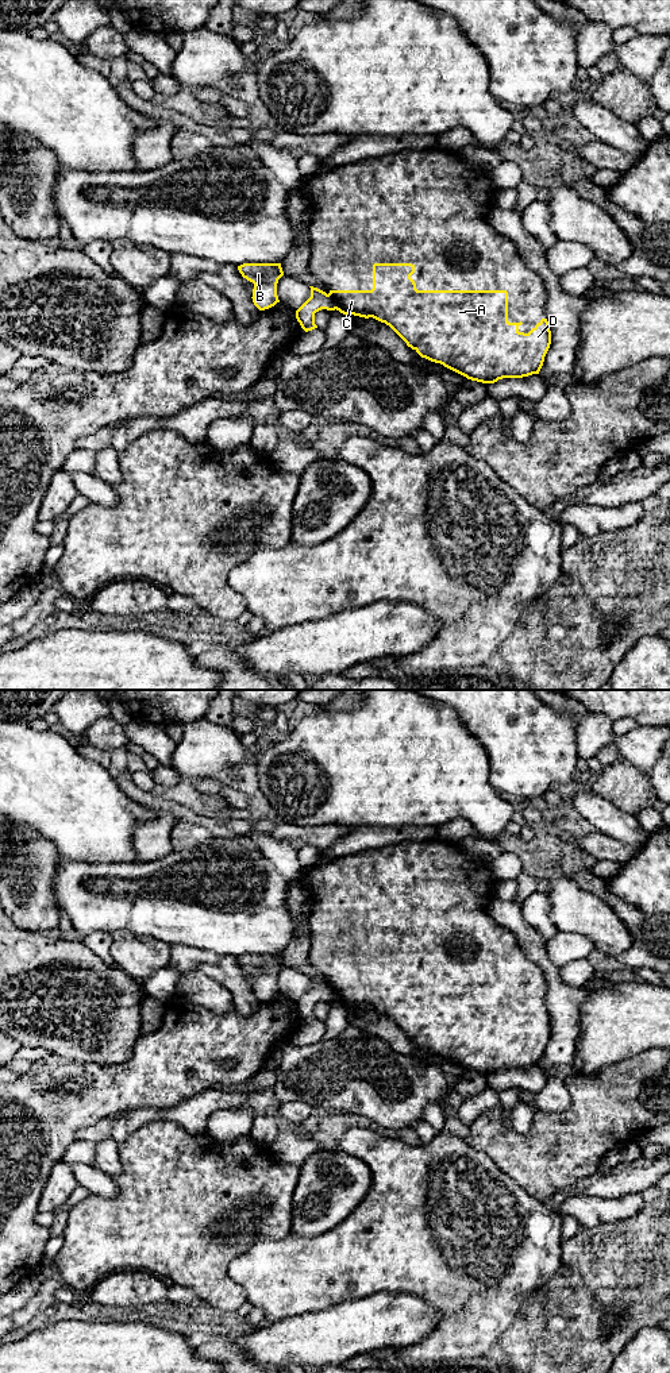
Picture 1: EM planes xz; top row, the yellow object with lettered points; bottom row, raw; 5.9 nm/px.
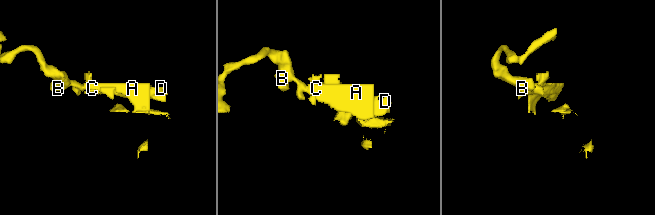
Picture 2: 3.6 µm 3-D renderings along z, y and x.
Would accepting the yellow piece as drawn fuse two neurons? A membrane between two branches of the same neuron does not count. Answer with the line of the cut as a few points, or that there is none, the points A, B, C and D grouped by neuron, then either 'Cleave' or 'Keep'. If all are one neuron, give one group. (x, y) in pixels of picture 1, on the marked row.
Split along xz (327, 294), (332, 299), (337, 308). Groups: A C D / B. Cleave

